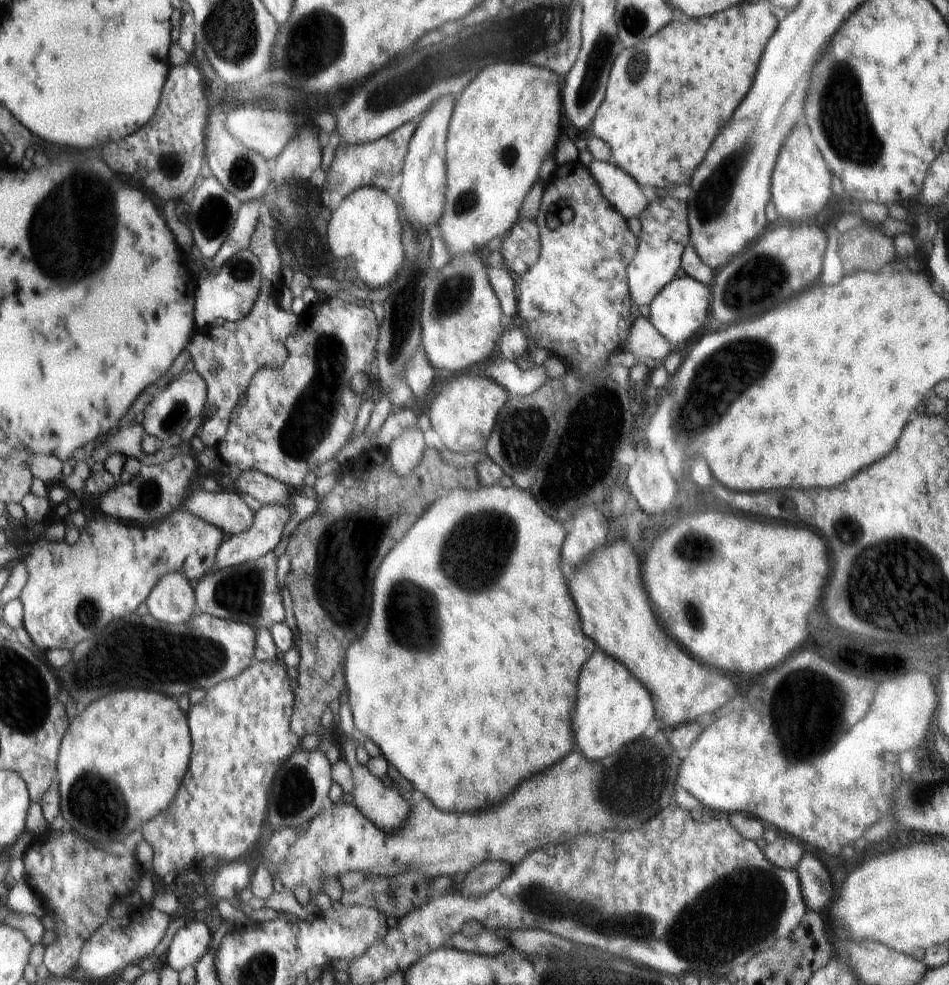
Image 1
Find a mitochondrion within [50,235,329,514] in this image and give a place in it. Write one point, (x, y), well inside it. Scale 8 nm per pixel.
(176, 417)

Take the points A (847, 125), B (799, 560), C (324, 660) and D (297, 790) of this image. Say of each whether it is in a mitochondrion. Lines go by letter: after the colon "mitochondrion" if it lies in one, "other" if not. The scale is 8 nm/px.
A: mitochondrion
B: other
C: other
D: mitochondrion

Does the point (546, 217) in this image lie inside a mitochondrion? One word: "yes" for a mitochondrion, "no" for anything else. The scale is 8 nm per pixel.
no

